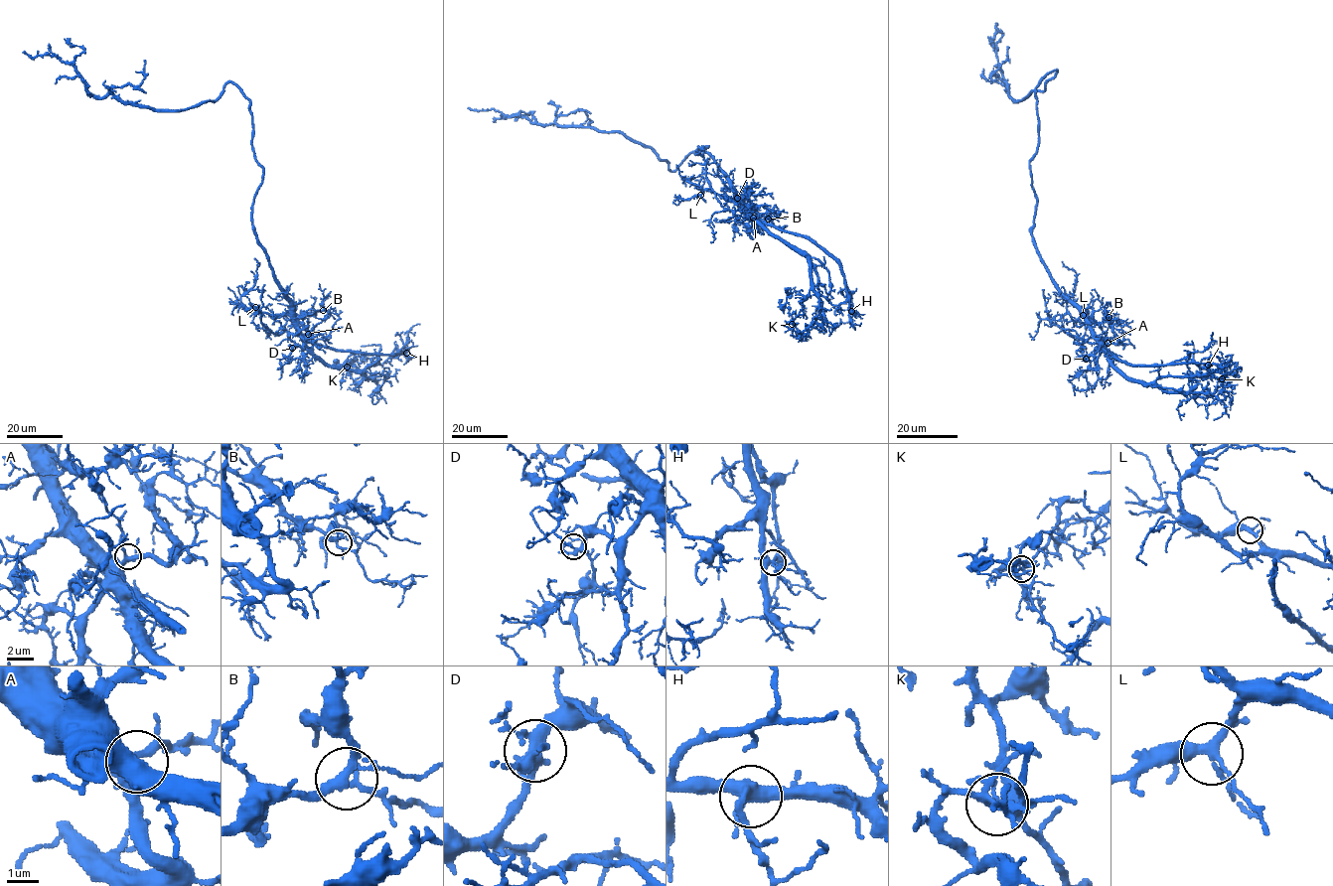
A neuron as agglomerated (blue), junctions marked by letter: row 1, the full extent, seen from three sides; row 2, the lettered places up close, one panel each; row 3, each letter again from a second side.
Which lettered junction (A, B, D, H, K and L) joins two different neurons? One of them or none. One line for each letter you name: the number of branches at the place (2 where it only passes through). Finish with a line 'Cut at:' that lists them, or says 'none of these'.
K: 5 branches meet
Cut at: K

